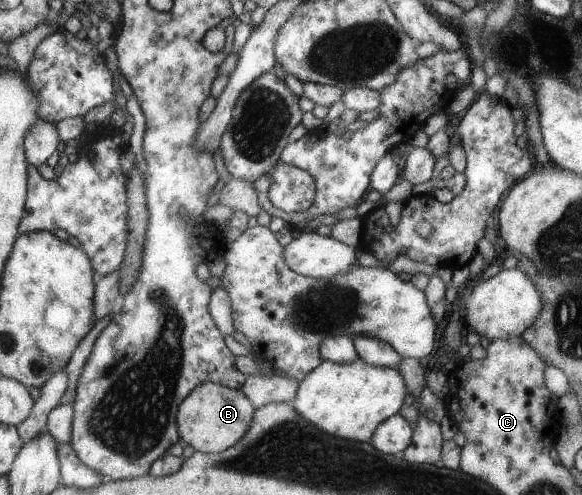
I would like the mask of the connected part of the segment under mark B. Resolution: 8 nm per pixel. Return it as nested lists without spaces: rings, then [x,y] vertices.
[[[202,382],[180,404],[177,421],[181,442],[201,453],[222,453],[235,446],[243,437],[254,418],[255,405],[243,390],[227,388],[214,382]]]

